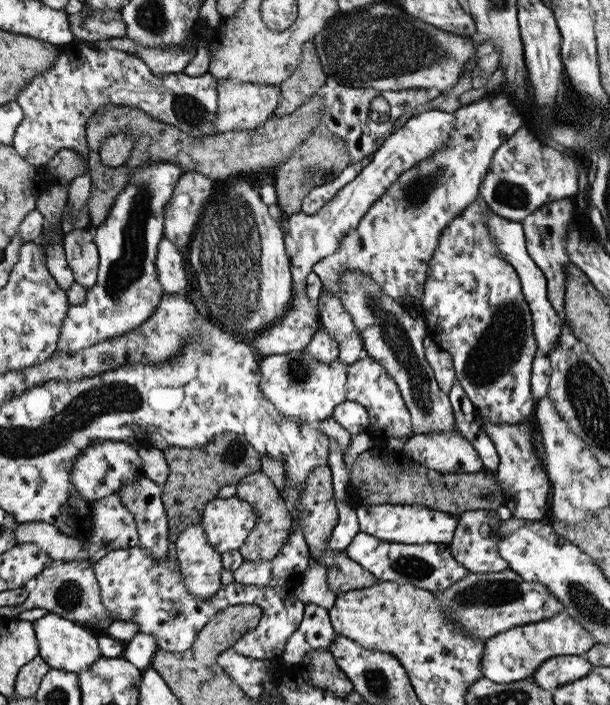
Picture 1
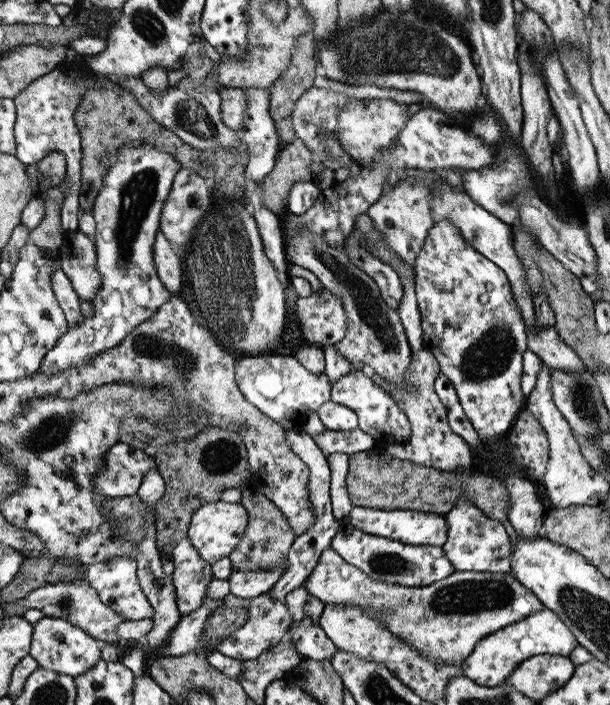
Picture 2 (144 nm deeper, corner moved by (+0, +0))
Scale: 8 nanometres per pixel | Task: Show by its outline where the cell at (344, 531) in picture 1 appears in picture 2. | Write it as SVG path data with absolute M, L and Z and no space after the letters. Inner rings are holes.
M295 426L293 430L289 430L287 432L287 442L289 442L289 446L291 446L291 450L293 450L293 454L297 454L307 466L309 466L309 484L307 484L307 488L309 488L309 502L313 504L313 516L315 516L315 524L303 534L303 536L299 536L295 542L293 542L293 546L291 546L291 550L289 550L289 554L287 554L287 562L289 562L289 572L285 572L285 578L281 580L281 582L277 582L271 590L269 590L269 594L273 596L273 598L279 598L279 600L283 600L291 590L295 590L297 586L301 586L301 584L305 584L305 580L311 576L311 572L313 572L313 568L315 568L315 564L319 562L319 558L321 558L321 552L325 552L325 548L331 548L331 540L333 540L333 536L339 532L339 530L343 530L341 526L345 524L345 520L337 520L335 516L333 516L333 508L331 508L331 494L329 494L329 480L331 480L331 468L327 466L327 456L319 450L319 446L315 446L315 442L313 442L313 438L311 436L307 436L299 426Z

